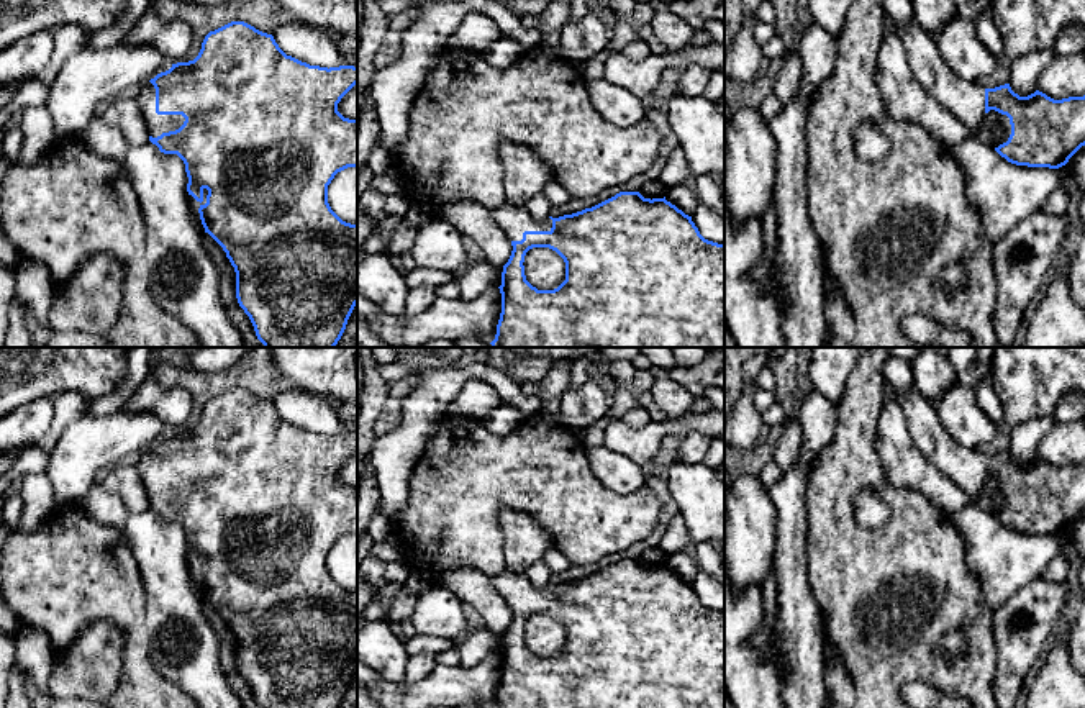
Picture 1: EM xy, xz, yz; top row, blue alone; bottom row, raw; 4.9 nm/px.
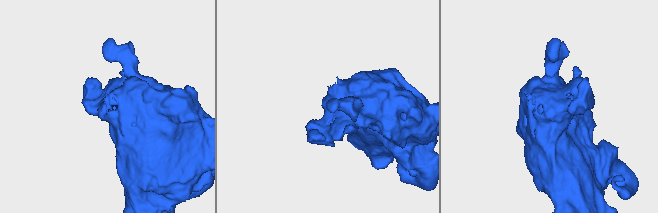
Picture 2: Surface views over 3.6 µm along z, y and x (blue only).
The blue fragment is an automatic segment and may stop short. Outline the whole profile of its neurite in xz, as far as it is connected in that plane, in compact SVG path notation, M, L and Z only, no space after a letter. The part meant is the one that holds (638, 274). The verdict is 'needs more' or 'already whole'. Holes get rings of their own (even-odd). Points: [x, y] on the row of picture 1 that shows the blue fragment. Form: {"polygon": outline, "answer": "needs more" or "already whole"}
{"polygon": "M620 192L582 211L559 218L534 220L524 205L502 205L490 210L492 220L511 241L513 251L502 272L502 313L492 347L724 347L724 244L705 239L692 216L664 198L644 198L639 192ZM533 247L549 247L565 262L565 280L554 290L538 290L524 275L524 256Z", "answer": "needs more"}

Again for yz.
{"polygon": "M915 18L908 26L897 26L897 34L906 46L911 72L923 90L974 134L990 110L1010 118L1011 134L995 148L1008 162L1059 169L1085 146L1085 95L1054 100L1039 90L1019 97L1010 84L985 88L959 77Z", "answer": "needs more"}

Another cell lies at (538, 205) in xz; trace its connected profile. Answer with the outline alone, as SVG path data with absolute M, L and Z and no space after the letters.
M542 192L534 193L526 203L524 203L528 213L534 220L546 220L551 216L552 205L551 202L544 197Z

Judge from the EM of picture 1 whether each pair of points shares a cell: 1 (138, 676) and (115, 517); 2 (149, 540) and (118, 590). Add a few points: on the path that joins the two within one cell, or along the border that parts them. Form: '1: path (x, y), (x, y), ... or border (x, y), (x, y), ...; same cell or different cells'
1: border (84, 507), (100, 521), (122, 531); different cells
2: border (122, 531), (138, 567), (145, 600); different cells

